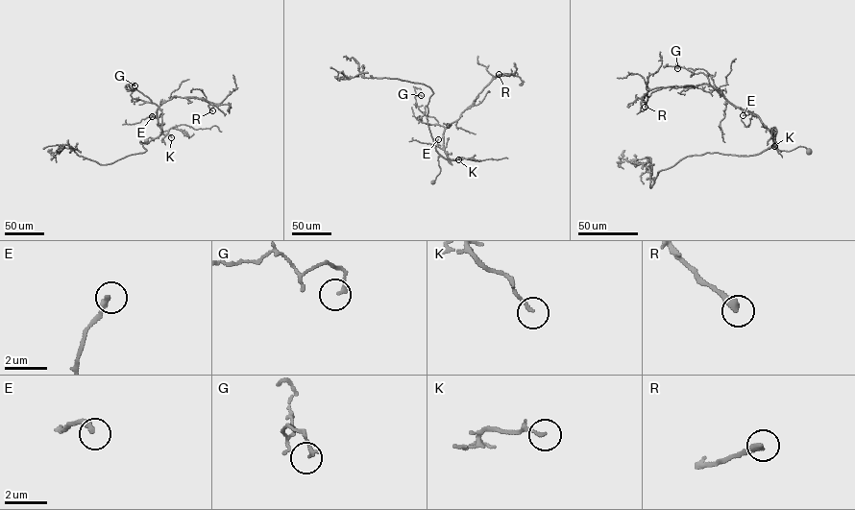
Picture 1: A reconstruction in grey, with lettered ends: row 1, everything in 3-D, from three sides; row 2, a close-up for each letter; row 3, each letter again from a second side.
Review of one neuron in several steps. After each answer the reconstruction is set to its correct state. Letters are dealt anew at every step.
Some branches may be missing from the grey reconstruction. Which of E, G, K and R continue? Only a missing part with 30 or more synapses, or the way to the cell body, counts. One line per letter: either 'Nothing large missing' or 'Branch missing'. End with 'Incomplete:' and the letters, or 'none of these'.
E: Nothing large missing
G: Nothing large missing
K: Nothing large missing
R: Branch missing
Incomplete: R

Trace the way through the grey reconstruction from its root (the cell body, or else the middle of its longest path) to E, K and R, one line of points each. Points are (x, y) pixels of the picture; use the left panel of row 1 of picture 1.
E: (146, 140), (149, 137), (154, 140), (151, 137), (156, 138), (162, 132), (158, 119), (152, 116)
K: (146, 140), (149, 137), (154, 140), (151, 137), (156, 138), (165, 131), (171, 137)
R: (146, 140), (149, 137), (154, 140), (151, 137), (161, 133), (157, 109), (174, 96), (203, 100), (212, 110)

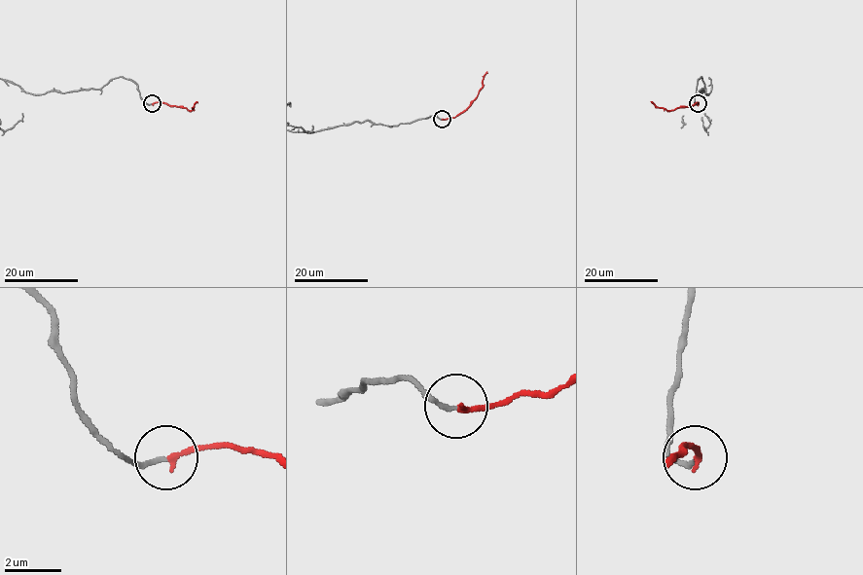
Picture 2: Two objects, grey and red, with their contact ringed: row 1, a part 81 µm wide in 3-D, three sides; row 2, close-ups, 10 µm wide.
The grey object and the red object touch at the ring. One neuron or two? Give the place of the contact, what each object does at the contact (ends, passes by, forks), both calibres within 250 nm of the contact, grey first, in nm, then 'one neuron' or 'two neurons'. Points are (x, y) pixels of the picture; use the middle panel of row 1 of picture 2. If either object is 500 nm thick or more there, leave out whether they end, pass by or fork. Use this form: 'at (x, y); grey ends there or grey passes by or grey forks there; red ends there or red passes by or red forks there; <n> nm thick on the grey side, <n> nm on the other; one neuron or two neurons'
at (442, 119); grey ends there; red ends there; 160 nm thick on the grey side, 240 nm on the other; one neuron

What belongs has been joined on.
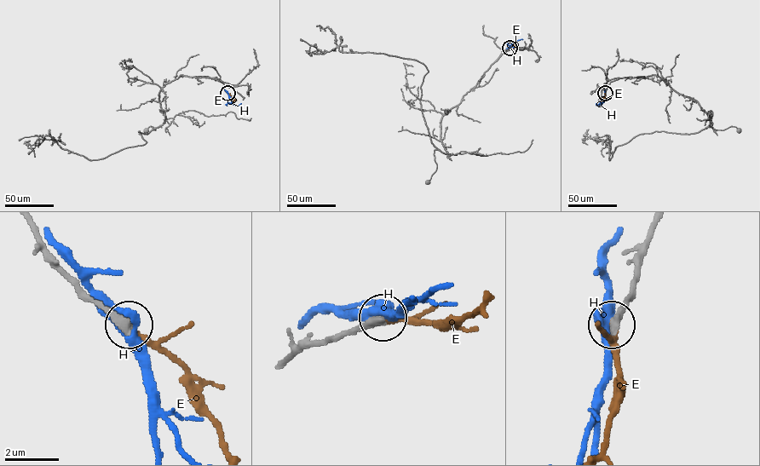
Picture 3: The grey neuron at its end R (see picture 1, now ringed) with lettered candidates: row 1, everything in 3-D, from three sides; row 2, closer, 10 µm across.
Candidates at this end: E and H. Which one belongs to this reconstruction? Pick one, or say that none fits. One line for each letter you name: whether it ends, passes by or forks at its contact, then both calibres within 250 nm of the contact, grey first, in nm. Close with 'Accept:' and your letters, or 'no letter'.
E: it ends there; 360 nm thick on the grey side, 240 nm on the other
Accept: E

